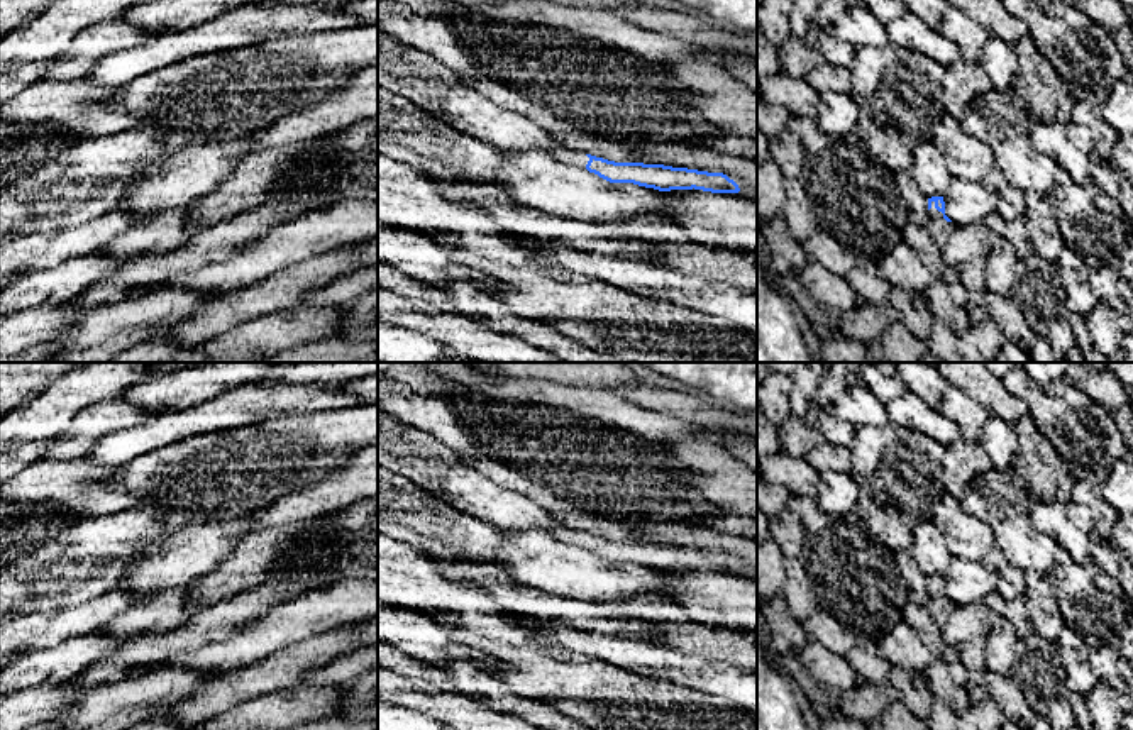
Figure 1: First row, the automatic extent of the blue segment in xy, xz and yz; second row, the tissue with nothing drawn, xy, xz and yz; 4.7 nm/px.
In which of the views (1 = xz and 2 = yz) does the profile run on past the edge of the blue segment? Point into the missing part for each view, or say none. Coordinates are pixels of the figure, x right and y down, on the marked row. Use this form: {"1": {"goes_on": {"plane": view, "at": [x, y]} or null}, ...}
{"1": {"goes_on": {"plane": "xz", "at": [563, 154]}}, "2": {"goes_on": {"plane": "yz", "at": [939, 227]}}}

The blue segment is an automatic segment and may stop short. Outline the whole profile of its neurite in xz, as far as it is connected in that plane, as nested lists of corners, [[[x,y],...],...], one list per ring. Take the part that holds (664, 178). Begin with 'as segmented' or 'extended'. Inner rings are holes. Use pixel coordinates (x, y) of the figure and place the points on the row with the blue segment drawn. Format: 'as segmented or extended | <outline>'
extended | [[[566,146],[549,152],[559,163],[588,169],[610,183],[633,183],[659,191],[703,190],[711,193],[738,193],[738,185],[723,173],[708,173],[664,164],[615,163]]]

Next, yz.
extended | [[[943,196],[928,198],[930,222],[926,225],[931,241],[942,247],[957,225],[945,215]]]

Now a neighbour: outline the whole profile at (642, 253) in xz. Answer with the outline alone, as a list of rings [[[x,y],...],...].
[[[437,180],[440,191],[449,200],[469,202],[483,208],[505,232],[532,241],[561,242],[581,251],[623,257],[649,266],[660,266],[667,247],[645,242],[605,239],[600,229],[584,220],[545,213],[513,202],[498,185]]]

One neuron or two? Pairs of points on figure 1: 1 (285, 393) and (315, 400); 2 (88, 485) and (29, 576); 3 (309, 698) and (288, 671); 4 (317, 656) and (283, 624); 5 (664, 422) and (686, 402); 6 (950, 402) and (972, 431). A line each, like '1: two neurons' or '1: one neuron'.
1: one neuron
2: two neurons
3: two neurons
4: two neurons
5: two neurons
6: one neuron

